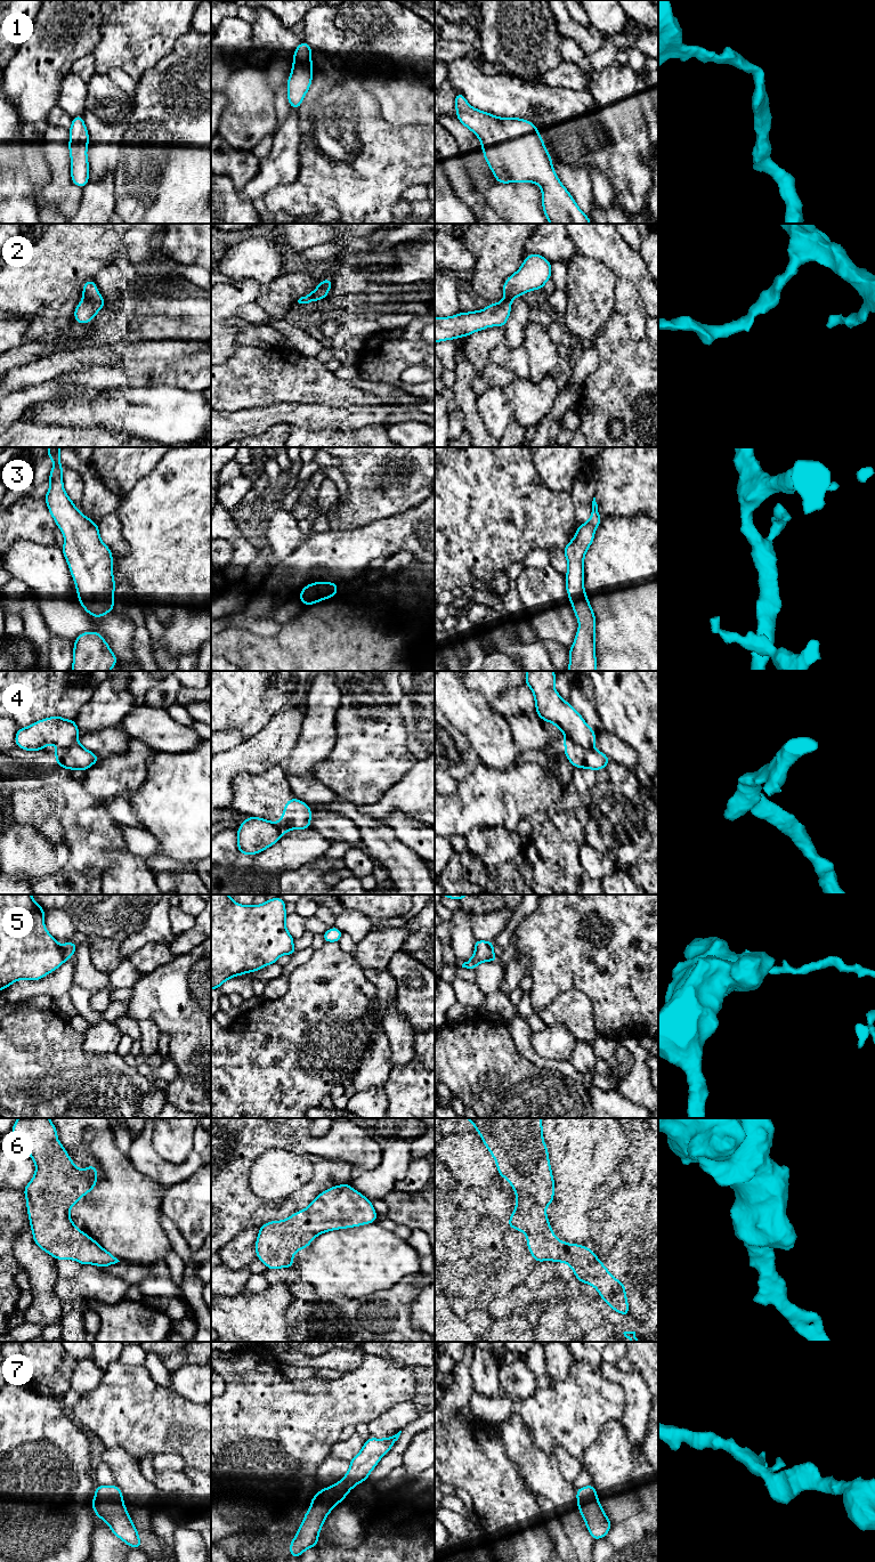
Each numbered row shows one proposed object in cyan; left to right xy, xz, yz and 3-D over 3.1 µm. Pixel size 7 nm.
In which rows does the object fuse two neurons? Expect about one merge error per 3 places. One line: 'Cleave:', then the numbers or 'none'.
Cleave: 1, 4, 5

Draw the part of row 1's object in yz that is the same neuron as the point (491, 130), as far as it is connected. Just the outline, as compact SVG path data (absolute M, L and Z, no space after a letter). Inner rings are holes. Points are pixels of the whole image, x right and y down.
M462 92L455 94L455 110L459 121L479 138L481 149L537 130L532 121L519 118L499 118L473 108Z

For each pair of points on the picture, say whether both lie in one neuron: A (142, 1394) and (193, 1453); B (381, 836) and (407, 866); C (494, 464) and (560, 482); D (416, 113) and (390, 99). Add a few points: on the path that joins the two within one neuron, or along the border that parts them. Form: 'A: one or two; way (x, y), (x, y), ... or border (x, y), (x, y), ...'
A: one; way (156, 1409), (185, 1438)
B: one; way (385, 843), (400, 859)
C: two; border (532, 459), (541, 479), (552, 491), (561, 492)
D: one; way (410, 106), (403, 99), (397, 99)

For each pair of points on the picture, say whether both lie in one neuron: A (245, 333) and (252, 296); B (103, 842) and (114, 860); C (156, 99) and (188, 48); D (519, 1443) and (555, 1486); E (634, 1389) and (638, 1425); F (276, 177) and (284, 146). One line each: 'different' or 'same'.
A: different
B: different
C: same
D: same
E: same
F: same

